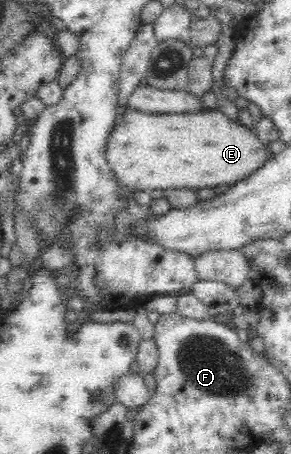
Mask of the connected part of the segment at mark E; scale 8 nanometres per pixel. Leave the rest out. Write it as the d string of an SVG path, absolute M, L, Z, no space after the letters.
M127 108L121 118L117 119L110 132L106 146L105 157L112 169L118 184L128 190L151 191L176 188L214 188L217 185L228 184L249 177L257 171L268 159L272 158L268 144L264 144L254 129L250 130L233 121L224 113L215 109L205 109L202 112L147 113L138 109Z

